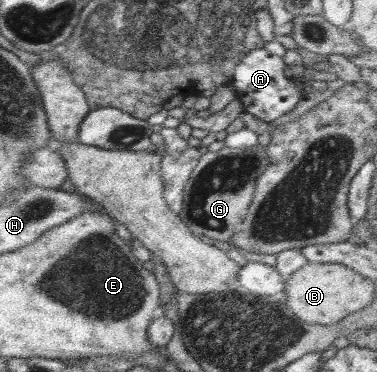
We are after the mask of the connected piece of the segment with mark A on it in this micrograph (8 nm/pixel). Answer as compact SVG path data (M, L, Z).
M264 48L252 50L244 56L244 59L234 70L231 84L234 87L236 99L240 100L245 112L250 112L250 114L269 124L283 114L294 111L304 95L284 75L284 70L283 58L274 56Z

